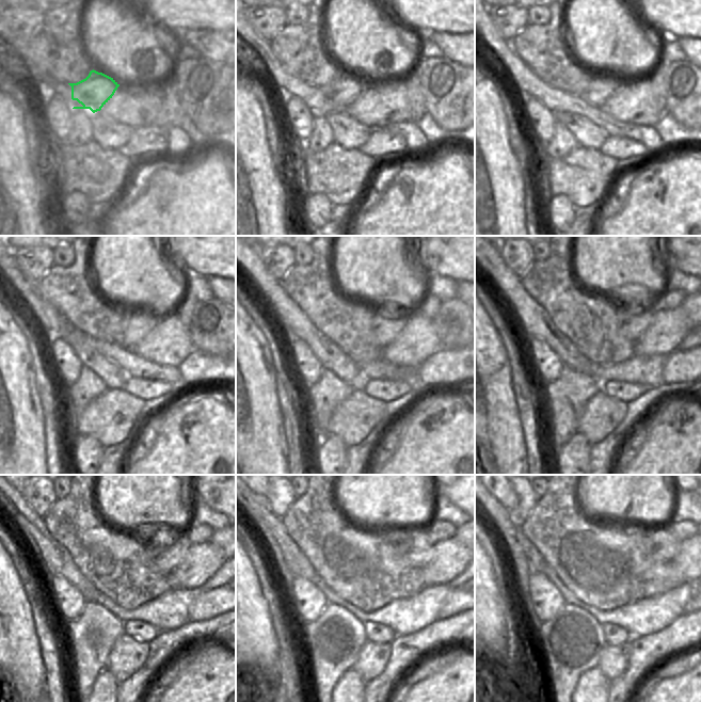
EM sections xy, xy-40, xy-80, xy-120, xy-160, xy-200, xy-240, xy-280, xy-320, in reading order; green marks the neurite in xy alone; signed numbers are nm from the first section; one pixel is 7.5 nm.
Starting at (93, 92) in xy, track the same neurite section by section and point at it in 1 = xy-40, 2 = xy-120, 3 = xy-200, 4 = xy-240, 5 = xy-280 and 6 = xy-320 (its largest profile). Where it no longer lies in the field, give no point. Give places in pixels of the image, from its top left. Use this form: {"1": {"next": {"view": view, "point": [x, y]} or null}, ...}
{"1": {"next": {"view": "xy-40", "point": [344, 91]}}, "2": {"next": {"view": "xy-120", "point": [138, 324]}}, "3": {"next": {"view": "xy-200", "point": [634, 324]}}, "4": {"next": {"view": "xy-240", "point": [166, 558]}}, "5": {"next": {"view": "xy-280", "point": [416, 547]}}, "6": {"next": {"view": "xy-320", "point": [665, 546]}}}

